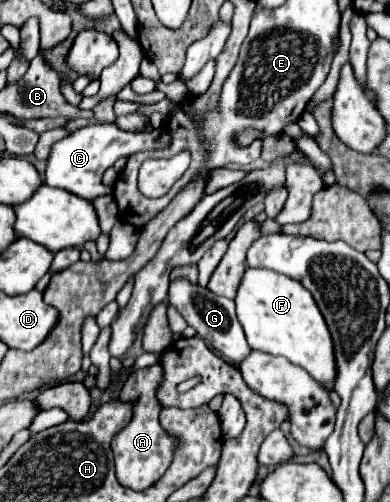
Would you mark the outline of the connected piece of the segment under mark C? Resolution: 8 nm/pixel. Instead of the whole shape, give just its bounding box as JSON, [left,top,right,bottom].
[45,123,171,199]

